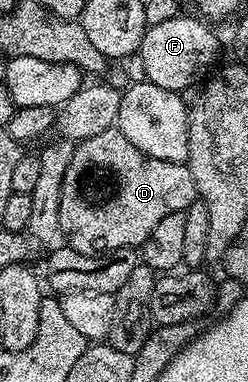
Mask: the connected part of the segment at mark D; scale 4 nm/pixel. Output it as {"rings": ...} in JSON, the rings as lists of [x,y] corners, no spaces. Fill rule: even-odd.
{"rings":[[[112,127],[102,134],[79,141],[73,147],[70,166],[62,182],[60,230],[67,247],[87,256],[111,254],[120,248],[139,249],[146,238],[150,238],[150,230],[154,230],[166,214],[185,212],[197,198],[194,174],[190,174],[187,163],[150,157]]]}

